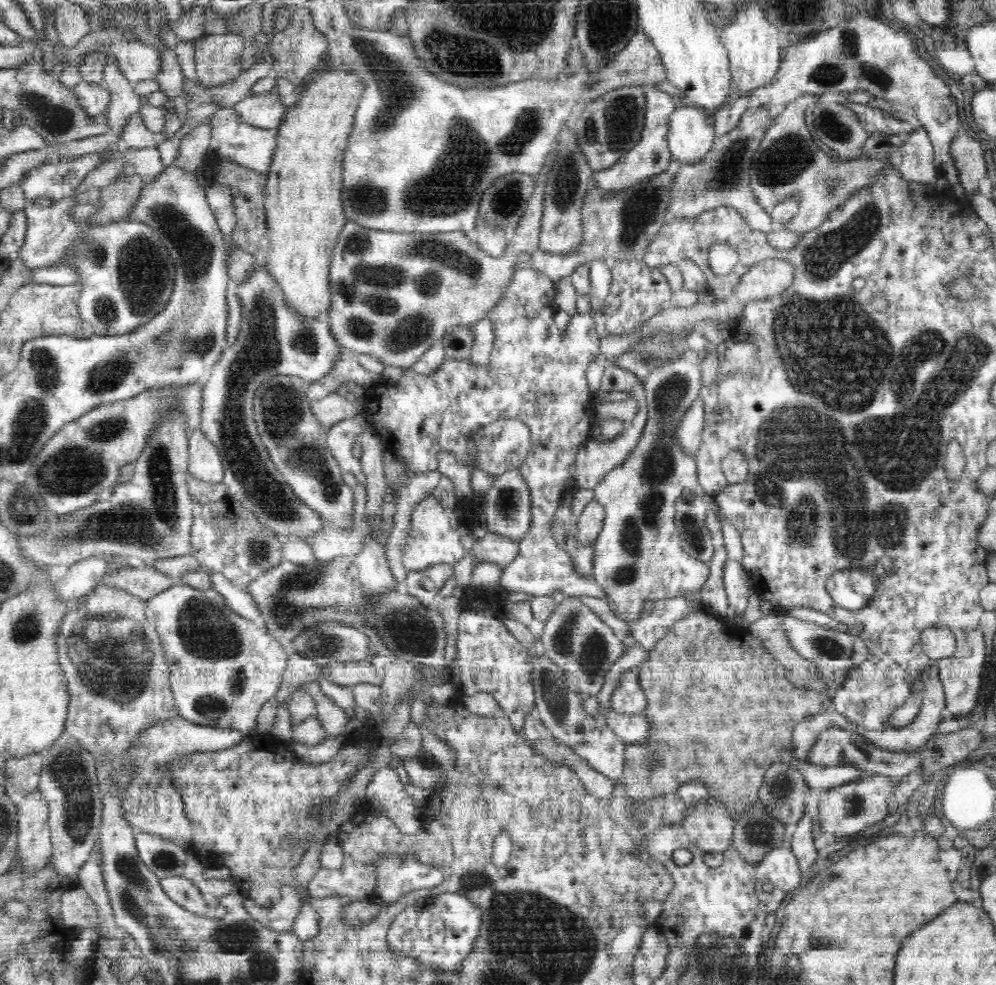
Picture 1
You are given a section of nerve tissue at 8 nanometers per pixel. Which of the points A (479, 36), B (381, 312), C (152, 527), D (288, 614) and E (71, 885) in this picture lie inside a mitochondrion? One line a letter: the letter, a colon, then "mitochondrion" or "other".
A: mitochondrion
B: mitochondrion
C: mitochondrion
D: mitochondrion
E: other

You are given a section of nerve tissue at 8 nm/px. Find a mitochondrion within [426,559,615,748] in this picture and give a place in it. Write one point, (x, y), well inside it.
(590, 650)

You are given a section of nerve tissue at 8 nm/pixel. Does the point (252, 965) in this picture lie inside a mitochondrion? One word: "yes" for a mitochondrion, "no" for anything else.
yes

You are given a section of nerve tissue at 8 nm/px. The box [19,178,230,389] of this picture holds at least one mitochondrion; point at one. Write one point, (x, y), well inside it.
(143, 268)

